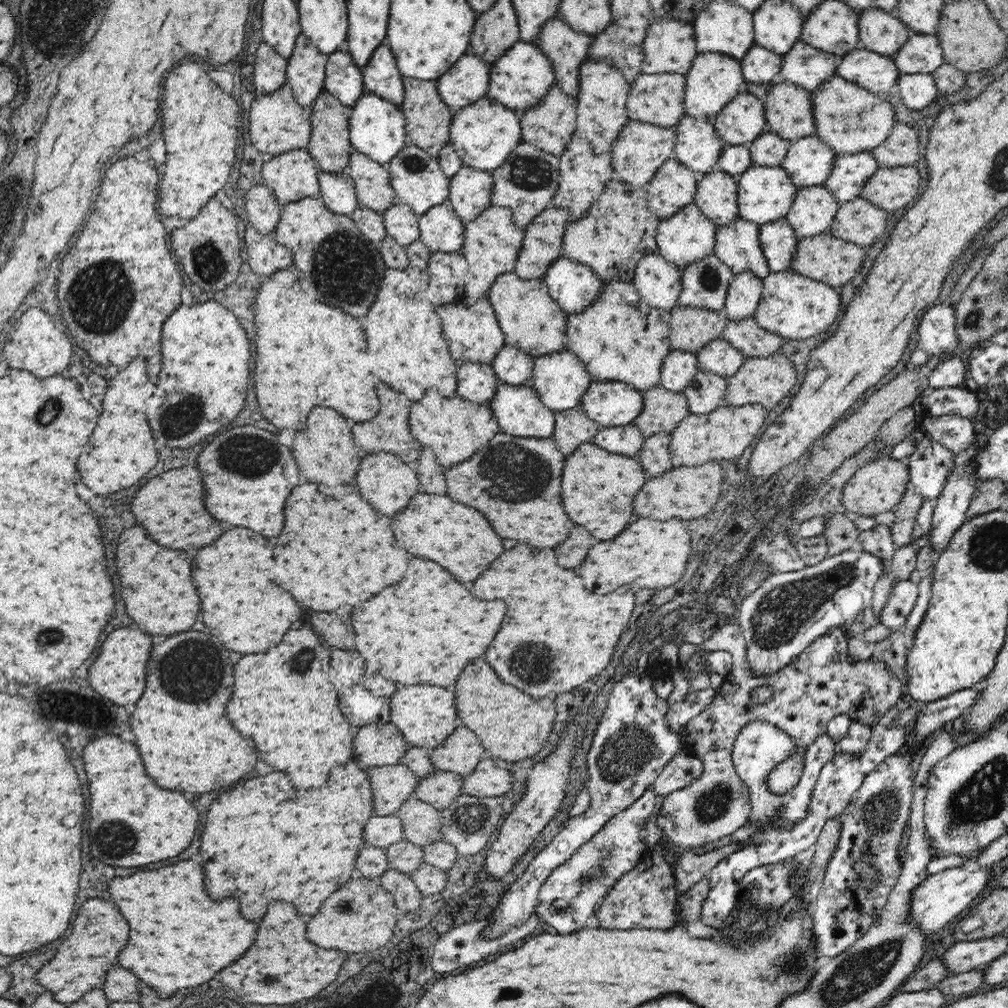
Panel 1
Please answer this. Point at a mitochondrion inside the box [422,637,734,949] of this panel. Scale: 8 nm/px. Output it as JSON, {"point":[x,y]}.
{"point":[632,745]}

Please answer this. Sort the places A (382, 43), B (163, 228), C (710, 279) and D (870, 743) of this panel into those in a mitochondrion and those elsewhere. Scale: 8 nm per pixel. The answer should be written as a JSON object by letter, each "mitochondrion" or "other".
{"A":"other","B":"other","C":"mitochondrion","D":"other"}

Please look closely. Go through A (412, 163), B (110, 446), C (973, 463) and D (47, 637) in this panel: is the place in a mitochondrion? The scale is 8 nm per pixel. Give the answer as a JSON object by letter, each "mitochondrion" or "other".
{"A":"mitochondrion","B":"other","C":"other","D":"mitochondrion"}

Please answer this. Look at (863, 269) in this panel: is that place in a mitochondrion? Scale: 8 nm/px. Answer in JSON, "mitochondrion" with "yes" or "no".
{"mitochondrion":"no"}

